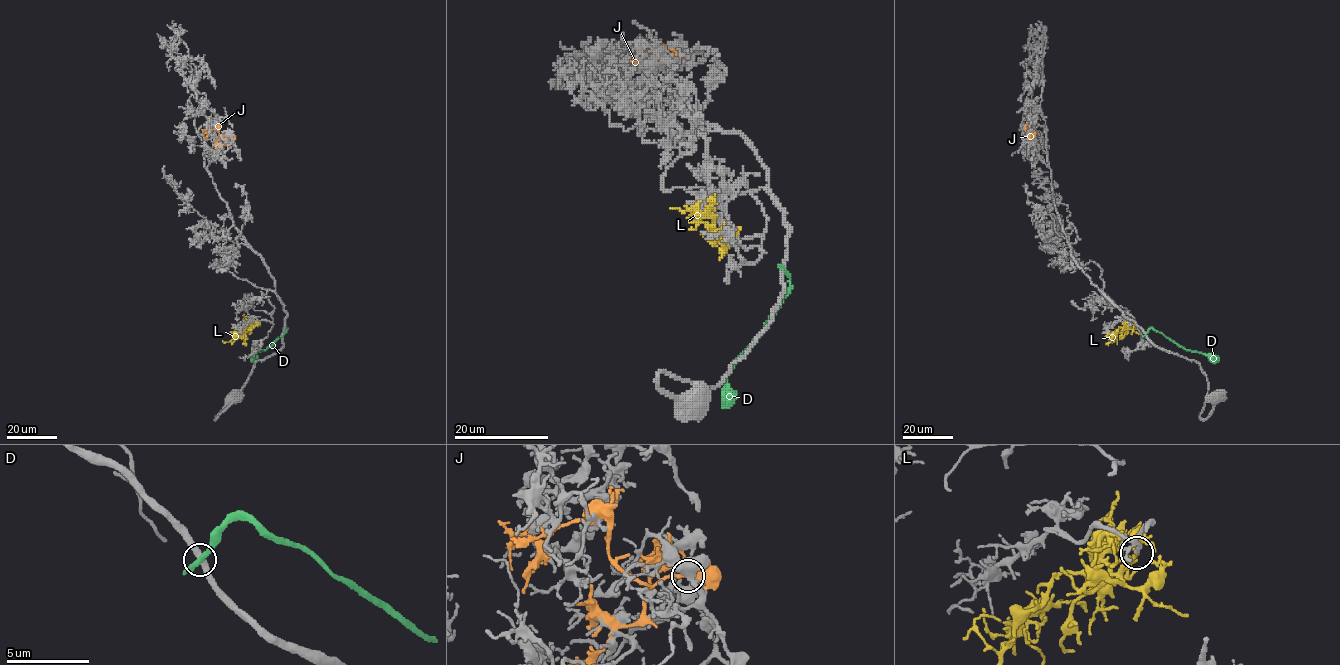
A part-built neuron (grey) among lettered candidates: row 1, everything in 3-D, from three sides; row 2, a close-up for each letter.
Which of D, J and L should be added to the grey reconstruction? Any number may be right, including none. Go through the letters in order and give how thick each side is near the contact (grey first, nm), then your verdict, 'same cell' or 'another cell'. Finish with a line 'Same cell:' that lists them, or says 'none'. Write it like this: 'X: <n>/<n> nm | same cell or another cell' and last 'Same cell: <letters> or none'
D: 400/260 nm | another cell
J: 480/190 nm | another cell
L: 240/240 nm | same cell
Same cell: L

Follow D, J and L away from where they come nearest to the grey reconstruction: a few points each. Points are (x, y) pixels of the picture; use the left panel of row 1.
D: (283, 334), (287, 328), (270, 346), (253, 353), (253, 360)
J: (230, 137), (223, 138), (214, 128), (206, 130), (204, 136)
L: (253, 324), (230, 341), (223, 340)

